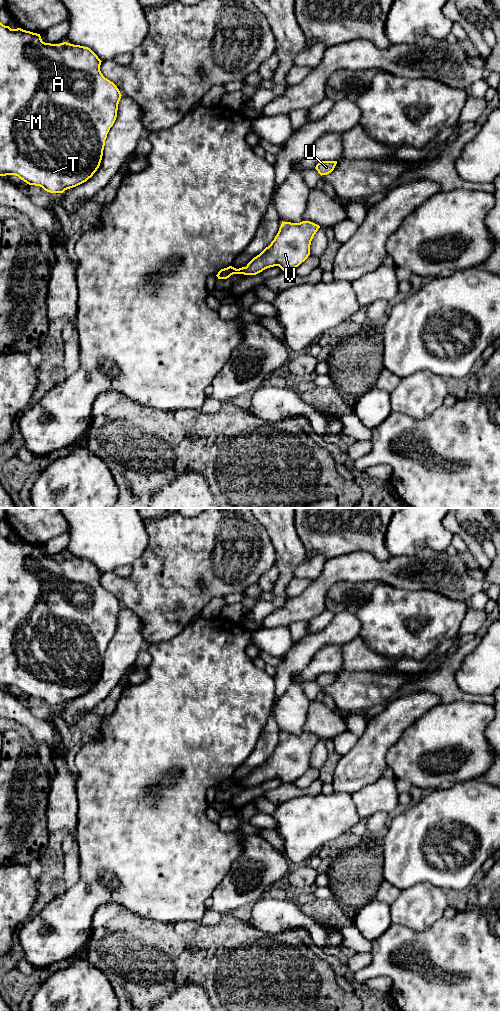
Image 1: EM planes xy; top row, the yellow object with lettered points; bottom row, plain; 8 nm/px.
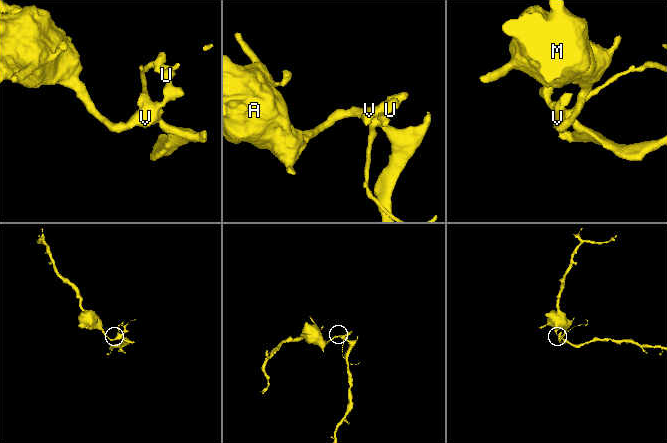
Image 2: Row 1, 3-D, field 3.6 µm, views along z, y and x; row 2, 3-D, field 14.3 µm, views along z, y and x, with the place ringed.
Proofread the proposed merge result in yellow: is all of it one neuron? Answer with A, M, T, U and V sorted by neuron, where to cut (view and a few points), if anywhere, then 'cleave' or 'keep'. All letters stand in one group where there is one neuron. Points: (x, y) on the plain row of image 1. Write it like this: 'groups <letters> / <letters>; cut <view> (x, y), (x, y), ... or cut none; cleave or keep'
groups A M T U V; cut none; keep

